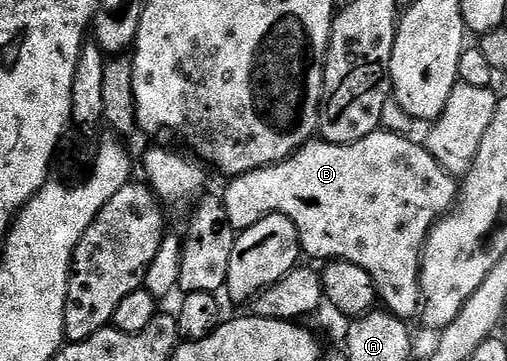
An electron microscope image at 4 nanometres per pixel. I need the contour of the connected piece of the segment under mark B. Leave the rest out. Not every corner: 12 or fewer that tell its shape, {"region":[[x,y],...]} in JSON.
{"region":[[386,130],[316,138],[221,195],[236,233],[287,216],[408,322],[460,189]]}

